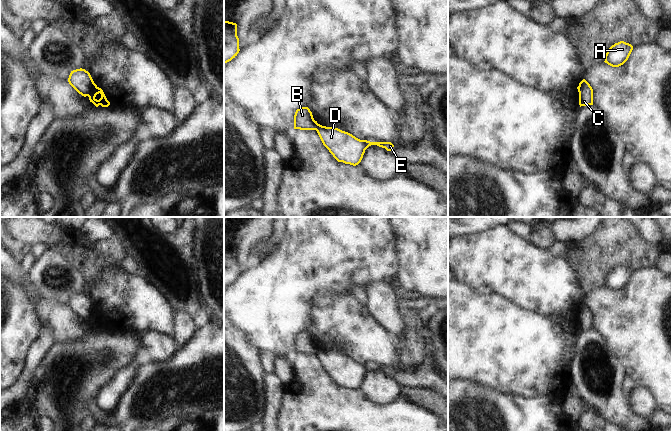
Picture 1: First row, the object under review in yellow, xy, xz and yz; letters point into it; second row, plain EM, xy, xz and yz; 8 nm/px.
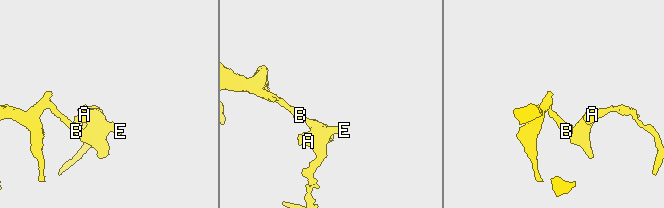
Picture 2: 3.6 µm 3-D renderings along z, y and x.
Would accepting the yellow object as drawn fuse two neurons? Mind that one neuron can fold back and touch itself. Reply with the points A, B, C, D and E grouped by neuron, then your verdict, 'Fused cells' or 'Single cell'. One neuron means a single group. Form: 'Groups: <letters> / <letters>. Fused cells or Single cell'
Groups: A C D E / B. Fused cells.

